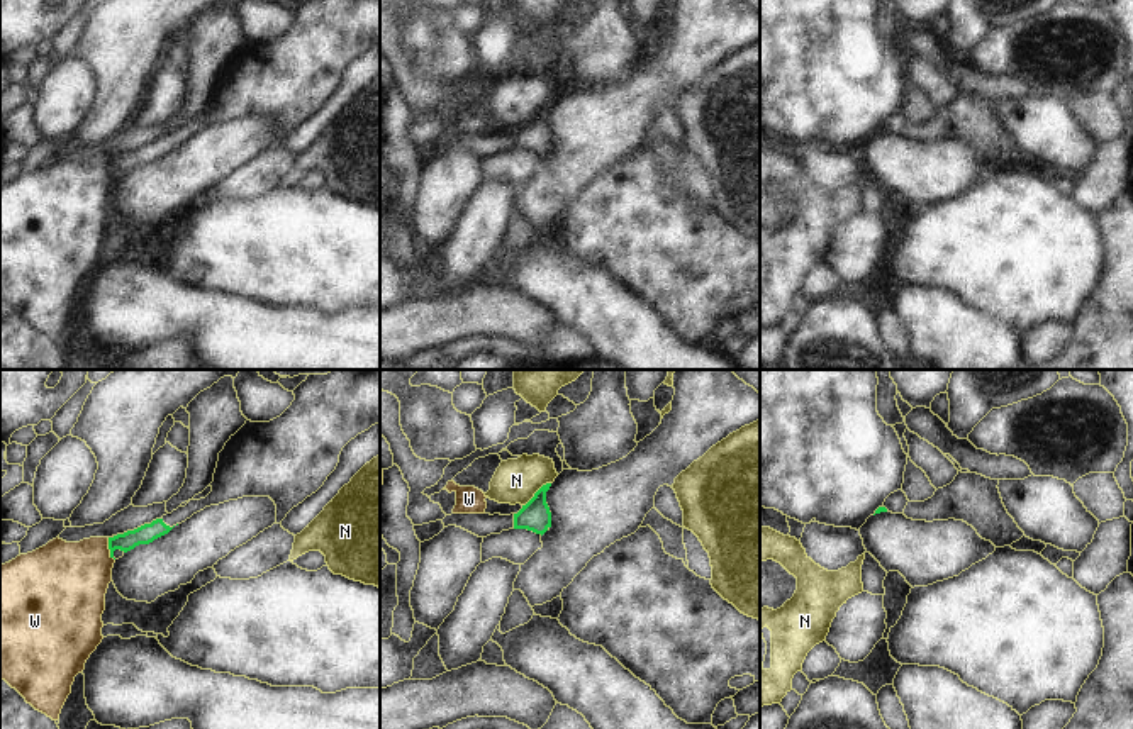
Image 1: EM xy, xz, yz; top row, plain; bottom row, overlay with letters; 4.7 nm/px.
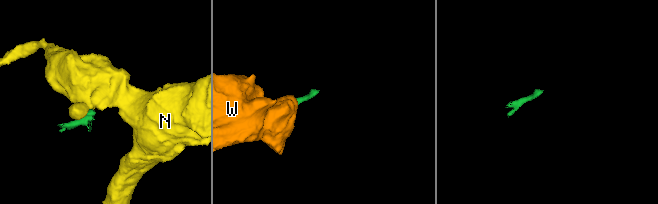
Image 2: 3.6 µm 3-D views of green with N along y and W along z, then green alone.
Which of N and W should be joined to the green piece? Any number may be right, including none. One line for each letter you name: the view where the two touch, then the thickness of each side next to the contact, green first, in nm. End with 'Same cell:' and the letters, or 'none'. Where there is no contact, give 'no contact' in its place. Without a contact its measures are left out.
Same cell: none

